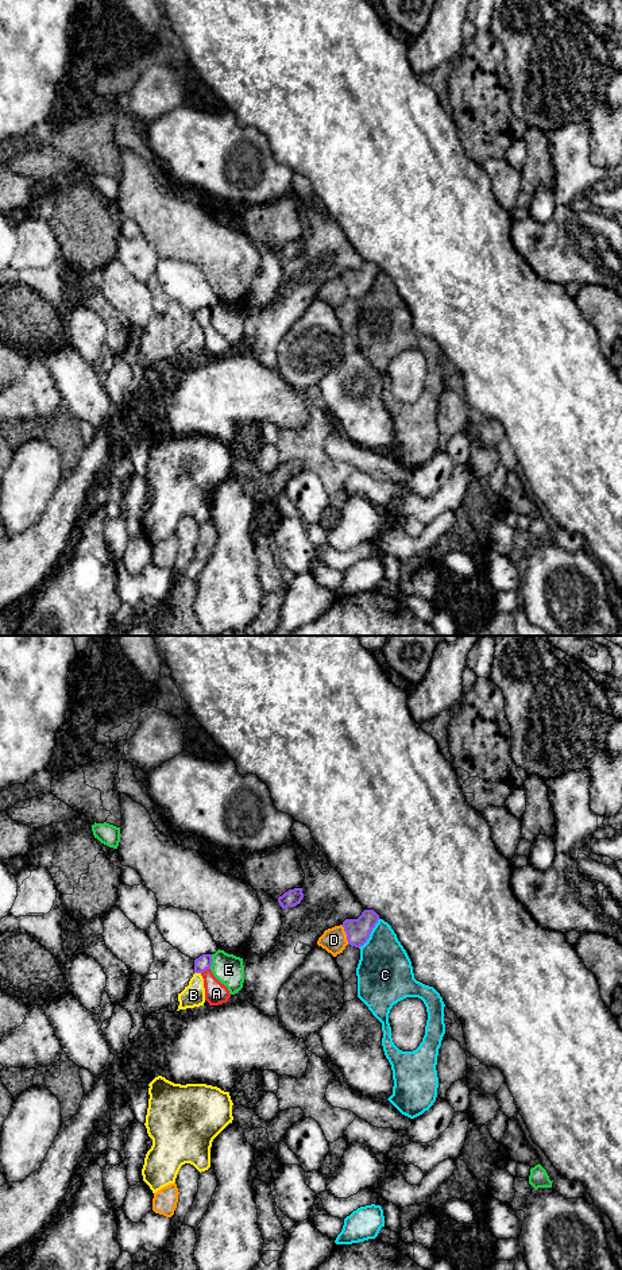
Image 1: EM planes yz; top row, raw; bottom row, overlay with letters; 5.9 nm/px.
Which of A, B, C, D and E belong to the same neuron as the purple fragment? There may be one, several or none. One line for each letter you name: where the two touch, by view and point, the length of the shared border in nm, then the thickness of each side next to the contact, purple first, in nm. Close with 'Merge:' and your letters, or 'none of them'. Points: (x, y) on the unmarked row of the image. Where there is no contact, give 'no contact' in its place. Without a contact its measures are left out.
Merge: none of them

